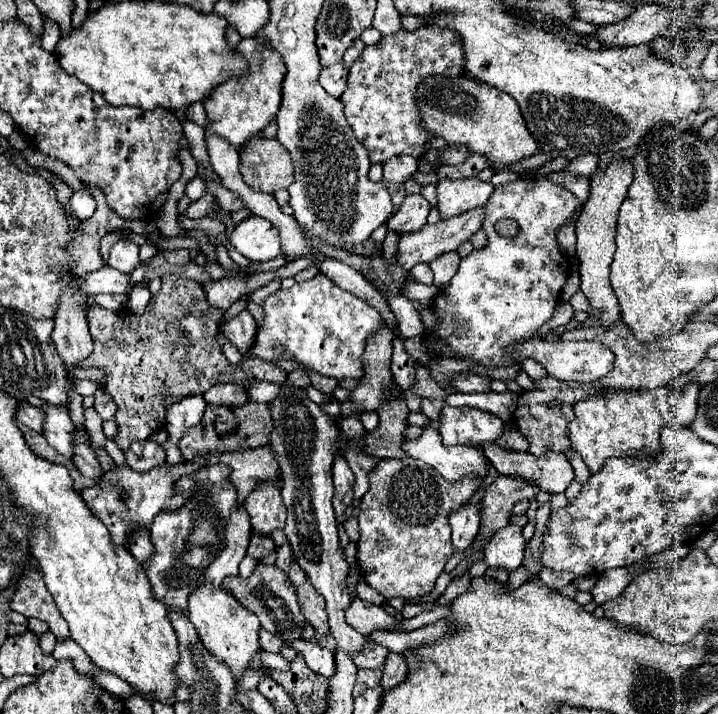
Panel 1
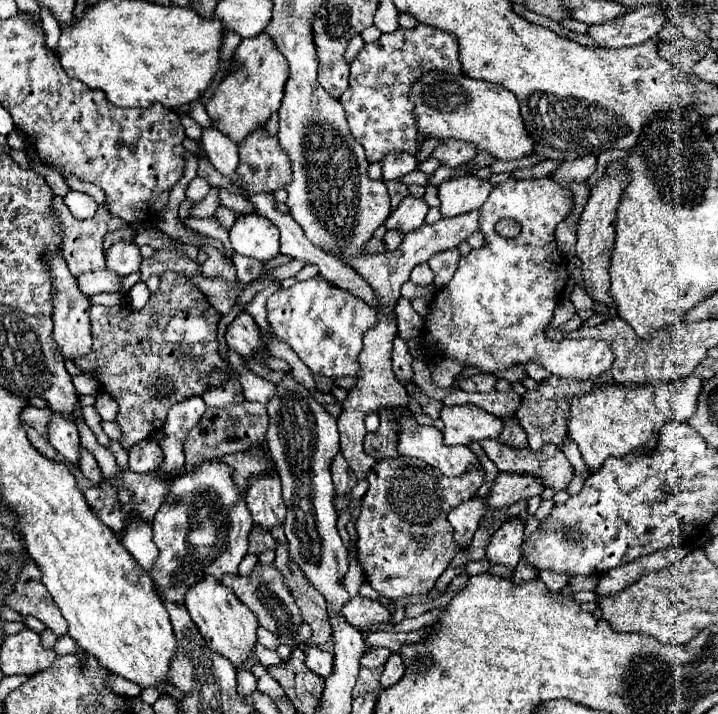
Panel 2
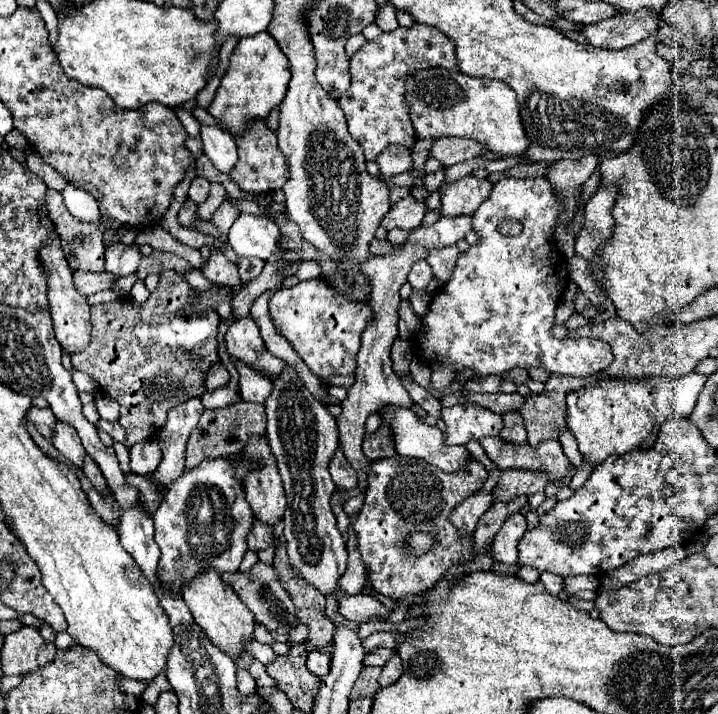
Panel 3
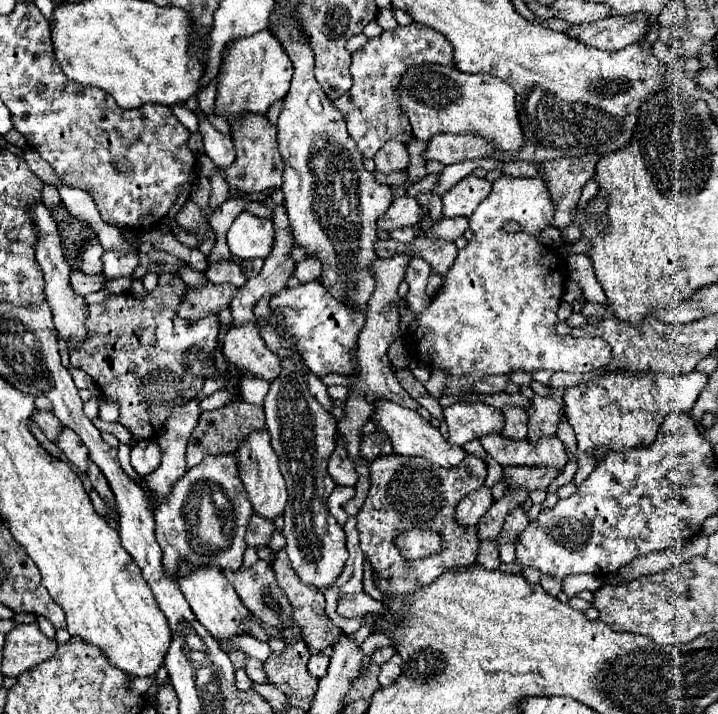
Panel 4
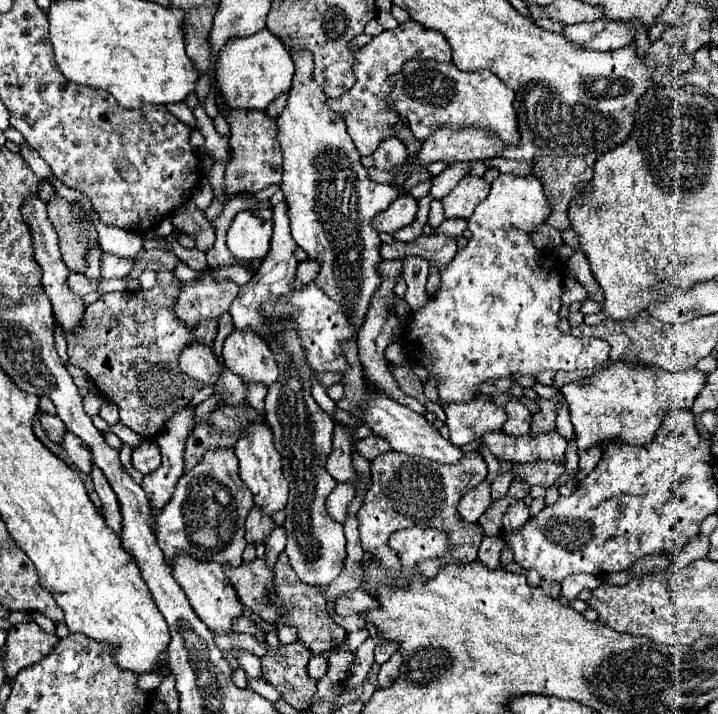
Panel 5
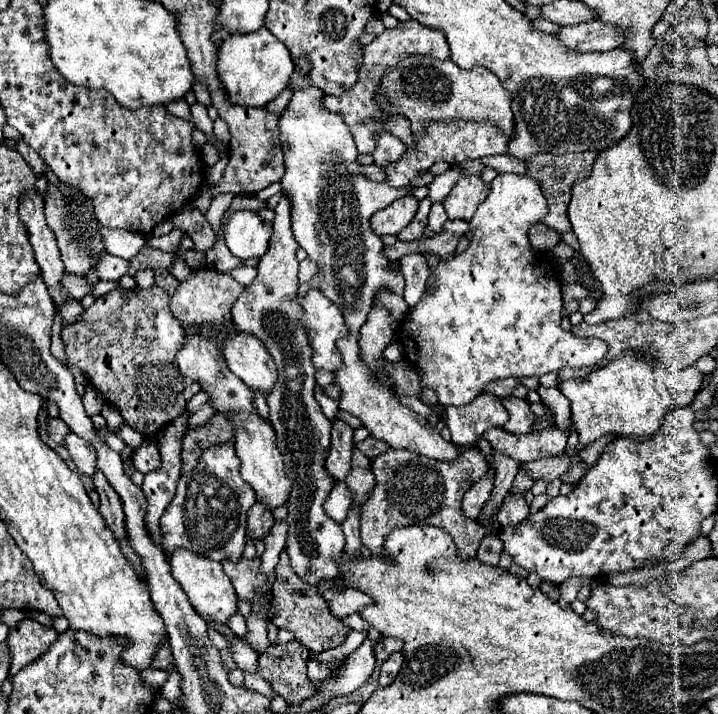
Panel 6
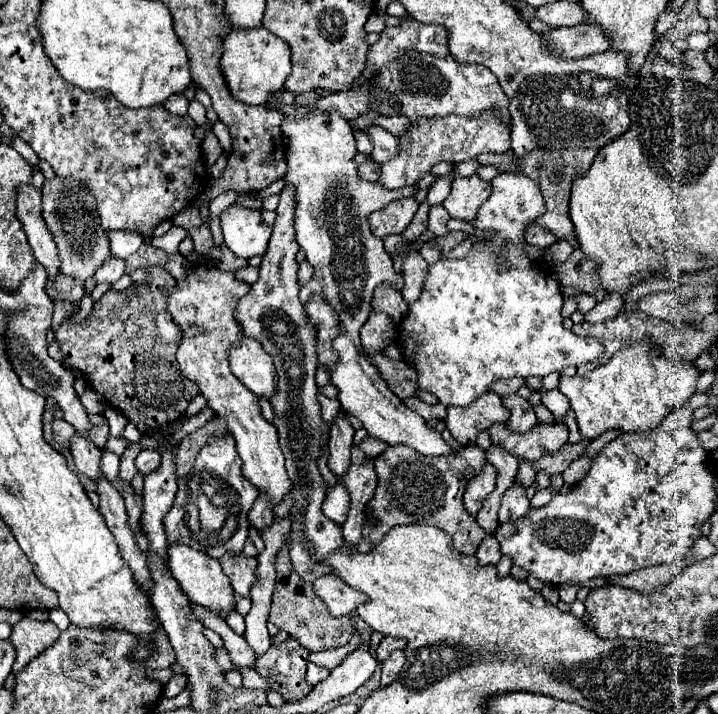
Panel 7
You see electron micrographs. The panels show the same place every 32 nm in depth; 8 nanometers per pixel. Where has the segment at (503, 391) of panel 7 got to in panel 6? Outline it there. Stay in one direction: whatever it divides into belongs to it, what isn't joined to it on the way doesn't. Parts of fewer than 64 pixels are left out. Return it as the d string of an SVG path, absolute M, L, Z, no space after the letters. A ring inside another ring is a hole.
M504 378L504 380L496 380L496 382L488 384L484 388L484 392L490 392L490 394L494 394L498 398L504 398L504 396L510 396L518 384L520 384L518 378Z

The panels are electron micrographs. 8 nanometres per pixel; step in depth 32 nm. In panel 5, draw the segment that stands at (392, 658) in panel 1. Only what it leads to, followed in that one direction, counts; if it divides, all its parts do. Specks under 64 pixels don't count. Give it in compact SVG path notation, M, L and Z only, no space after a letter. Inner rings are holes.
M396 652L390 656L388 662L384 662L380 666L380 674L378 674L378 684L380 686L390 686L396 678L398 678L398 670L400 670L400 664L402 664L402 656Z

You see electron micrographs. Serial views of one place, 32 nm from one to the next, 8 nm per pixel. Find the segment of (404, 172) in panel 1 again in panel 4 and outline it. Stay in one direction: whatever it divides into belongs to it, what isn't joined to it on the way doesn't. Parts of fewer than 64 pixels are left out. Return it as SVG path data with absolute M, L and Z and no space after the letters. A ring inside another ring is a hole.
M390 140L388 144L384 144L384 148L380 148L380 152L376 152L374 162L376 162L376 170L388 174L408 168L410 158L404 144L400 144L398 140Z

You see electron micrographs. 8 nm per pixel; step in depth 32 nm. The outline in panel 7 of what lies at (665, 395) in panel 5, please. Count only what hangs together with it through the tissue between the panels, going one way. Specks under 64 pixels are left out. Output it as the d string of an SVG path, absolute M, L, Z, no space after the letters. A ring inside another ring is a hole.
M634 344L616 352L616 356L586 376L560 376L558 390L570 400L580 434L594 440L610 428L624 432L656 428L670 408L682 406L694 394L696 376L698 370L694 364L672 364L672 360L656 356L652 348L648 350L648 344Z

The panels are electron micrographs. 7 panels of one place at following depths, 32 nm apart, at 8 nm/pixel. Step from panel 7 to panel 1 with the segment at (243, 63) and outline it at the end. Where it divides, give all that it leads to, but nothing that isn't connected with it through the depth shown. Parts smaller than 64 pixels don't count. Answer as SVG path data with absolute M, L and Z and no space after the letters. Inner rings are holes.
M244 38L236 52L246 58L248 72L244 76L232 76L220 84L208 100L204 100L208 126L206 130L226 138L232 146L242 146L250 136L258 134L268 126L280 108L280 84L284 82L284 60L280 54L272 52L272 46L258 38Z

